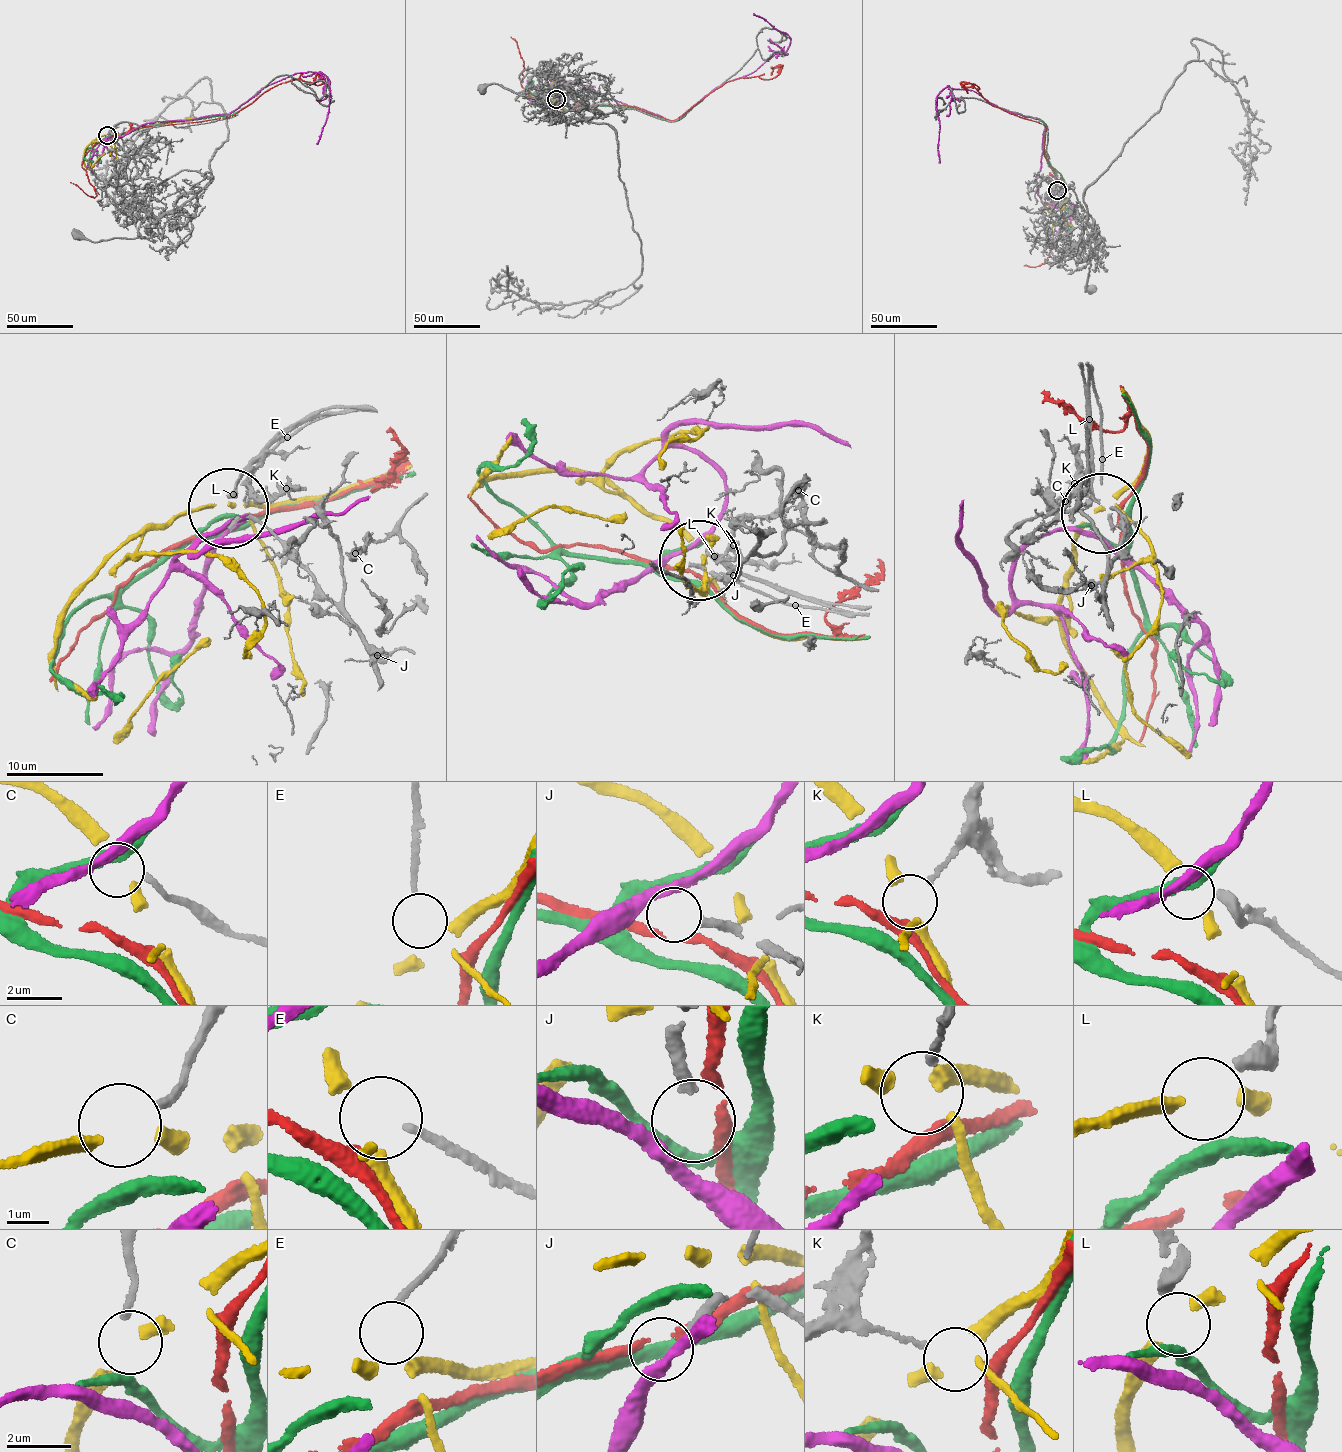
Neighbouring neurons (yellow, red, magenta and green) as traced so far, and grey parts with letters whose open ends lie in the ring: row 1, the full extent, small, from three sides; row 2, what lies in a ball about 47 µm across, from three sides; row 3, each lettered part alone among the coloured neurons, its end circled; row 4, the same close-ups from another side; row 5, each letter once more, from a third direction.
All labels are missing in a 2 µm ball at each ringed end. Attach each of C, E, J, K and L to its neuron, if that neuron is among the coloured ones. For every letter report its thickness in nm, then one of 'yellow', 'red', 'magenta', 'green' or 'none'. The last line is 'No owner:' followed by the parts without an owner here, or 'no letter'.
C: 200 nm thick; none
E: 200 nm thick; none
J: 360 nm thick; none
K: 130 nm thick; red
L: 440 nm thick; none
No owner: C, E, J, L

